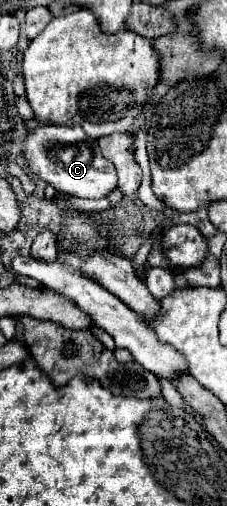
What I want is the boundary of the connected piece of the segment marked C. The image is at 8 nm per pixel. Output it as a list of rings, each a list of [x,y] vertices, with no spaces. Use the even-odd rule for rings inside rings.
[[[39,125],[27,129],[23,139],[23,159],[33,177],[45,185],[53,185],[57,193],[99,199],[117,187],[115,167],[103,157],[97,139],[87,137],[79,125]]]

